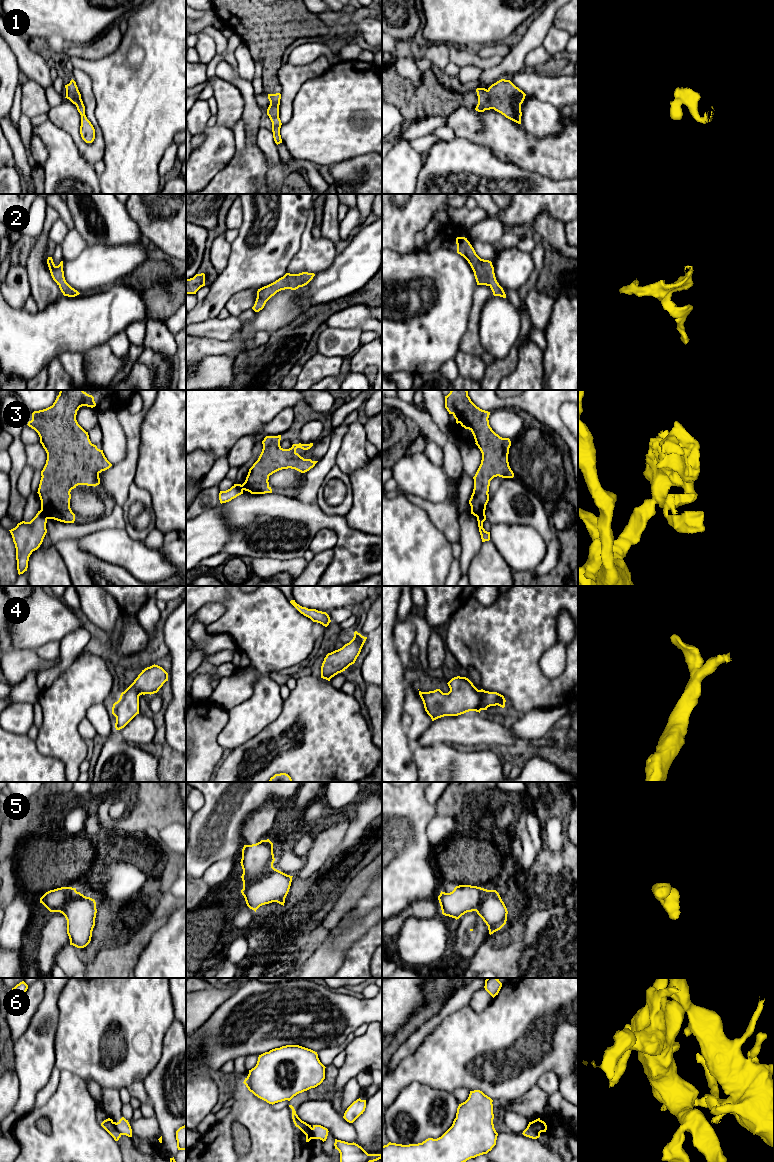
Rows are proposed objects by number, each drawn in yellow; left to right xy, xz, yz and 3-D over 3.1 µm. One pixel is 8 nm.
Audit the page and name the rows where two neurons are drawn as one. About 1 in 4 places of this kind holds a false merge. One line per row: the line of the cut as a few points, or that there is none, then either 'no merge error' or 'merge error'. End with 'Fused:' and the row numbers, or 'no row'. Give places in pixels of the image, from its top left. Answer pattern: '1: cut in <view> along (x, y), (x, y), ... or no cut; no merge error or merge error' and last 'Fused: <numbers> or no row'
1: no cut; no merge error
2: no cut; no merge error
3: cut in xy along (41, 509), (47, 518); merge error
4: no cut; no merge error
5: no cut; no merge error
6: cut in xz along (309, 1125), (312, 1138); merge error
Fused: 3, 6

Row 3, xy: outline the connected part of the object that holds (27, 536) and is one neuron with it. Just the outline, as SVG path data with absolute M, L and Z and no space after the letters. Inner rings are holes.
M42 510L30 521L22 521L10 531L16 548L18 574L27 571L29 557L43 542L47 533L47 517Z

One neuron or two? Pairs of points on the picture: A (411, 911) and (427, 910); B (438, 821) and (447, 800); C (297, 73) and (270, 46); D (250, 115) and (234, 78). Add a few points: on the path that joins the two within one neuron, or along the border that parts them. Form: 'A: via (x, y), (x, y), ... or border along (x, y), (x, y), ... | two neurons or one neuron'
A: via (415, 910), (423, 910) | one neuron
B: border along (434, 805), (440, 814), (449, 814), (459, 829) | two neurons
C: border along (283, 63), (277, 73), (277, 80), (280, 86) | two neurons
D: via (250, 106), (248, 93), (243, 87) | one neuron

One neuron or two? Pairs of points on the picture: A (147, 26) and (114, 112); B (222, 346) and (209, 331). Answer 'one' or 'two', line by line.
A: one
B: two

